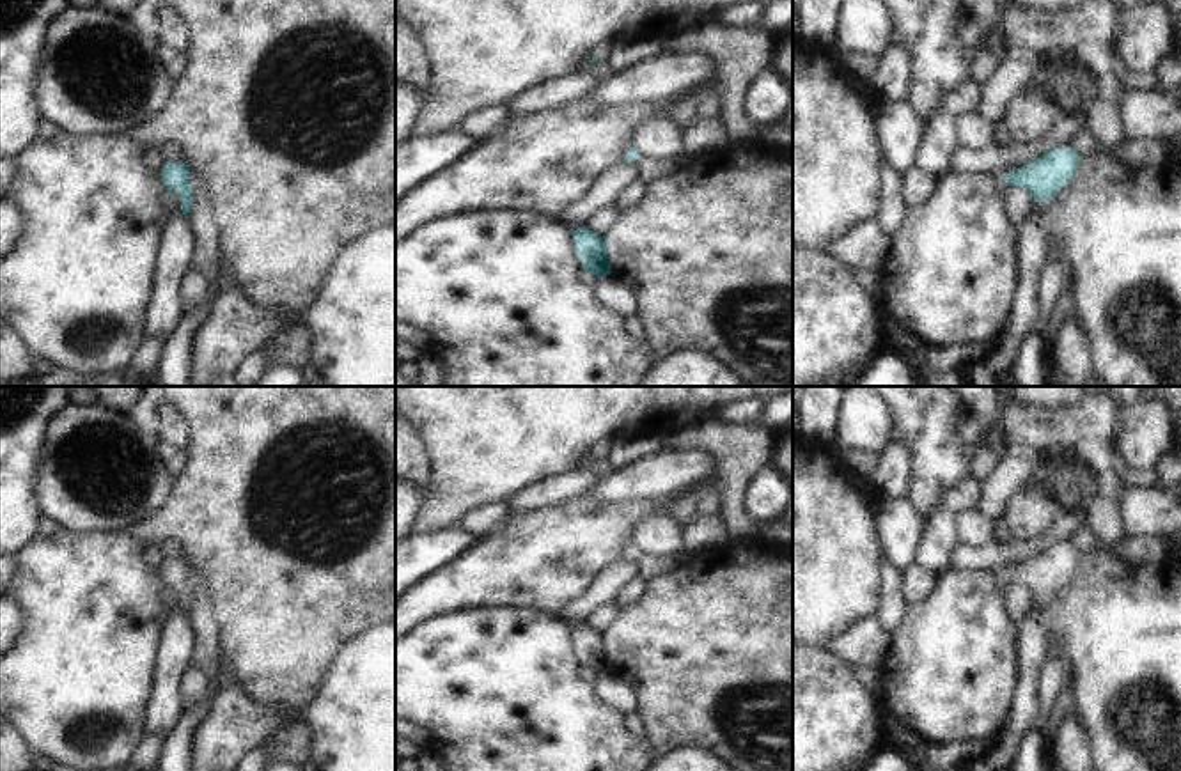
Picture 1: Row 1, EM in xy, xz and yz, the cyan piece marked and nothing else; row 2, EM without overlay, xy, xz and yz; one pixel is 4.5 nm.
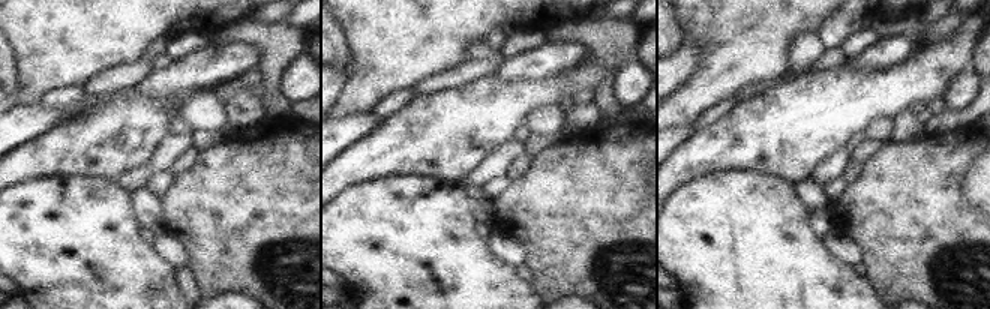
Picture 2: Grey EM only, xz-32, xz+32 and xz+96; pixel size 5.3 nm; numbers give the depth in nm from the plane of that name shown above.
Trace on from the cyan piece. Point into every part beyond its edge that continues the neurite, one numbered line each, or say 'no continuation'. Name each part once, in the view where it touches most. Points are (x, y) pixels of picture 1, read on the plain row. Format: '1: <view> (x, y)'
1: xz (602, 449)

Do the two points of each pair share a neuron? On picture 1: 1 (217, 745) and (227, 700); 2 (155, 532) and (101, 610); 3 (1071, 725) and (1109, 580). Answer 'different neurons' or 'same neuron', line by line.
1: same neuron
2: different neurons
3: different neurons

